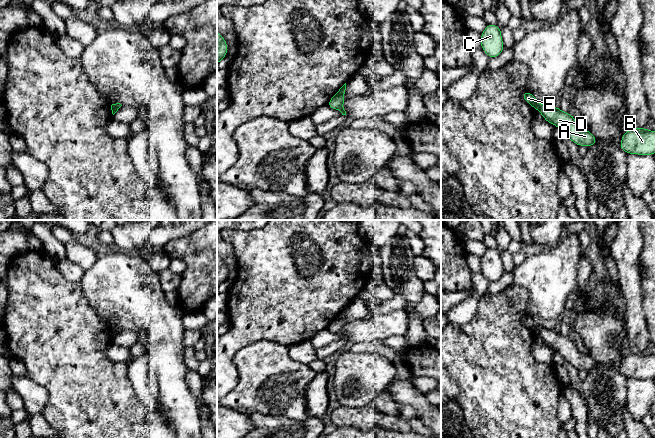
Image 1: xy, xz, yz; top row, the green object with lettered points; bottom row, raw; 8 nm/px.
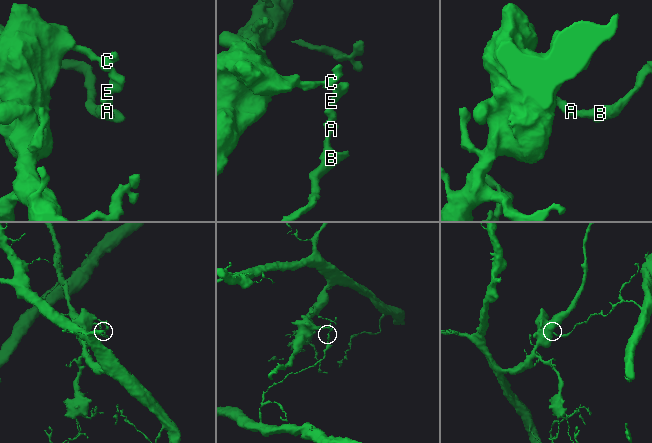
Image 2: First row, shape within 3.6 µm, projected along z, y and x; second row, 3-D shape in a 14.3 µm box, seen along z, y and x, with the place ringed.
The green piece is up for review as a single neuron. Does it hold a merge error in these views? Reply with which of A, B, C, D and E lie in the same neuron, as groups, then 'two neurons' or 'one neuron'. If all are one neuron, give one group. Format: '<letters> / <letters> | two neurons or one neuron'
A B D / C E | two neurons

